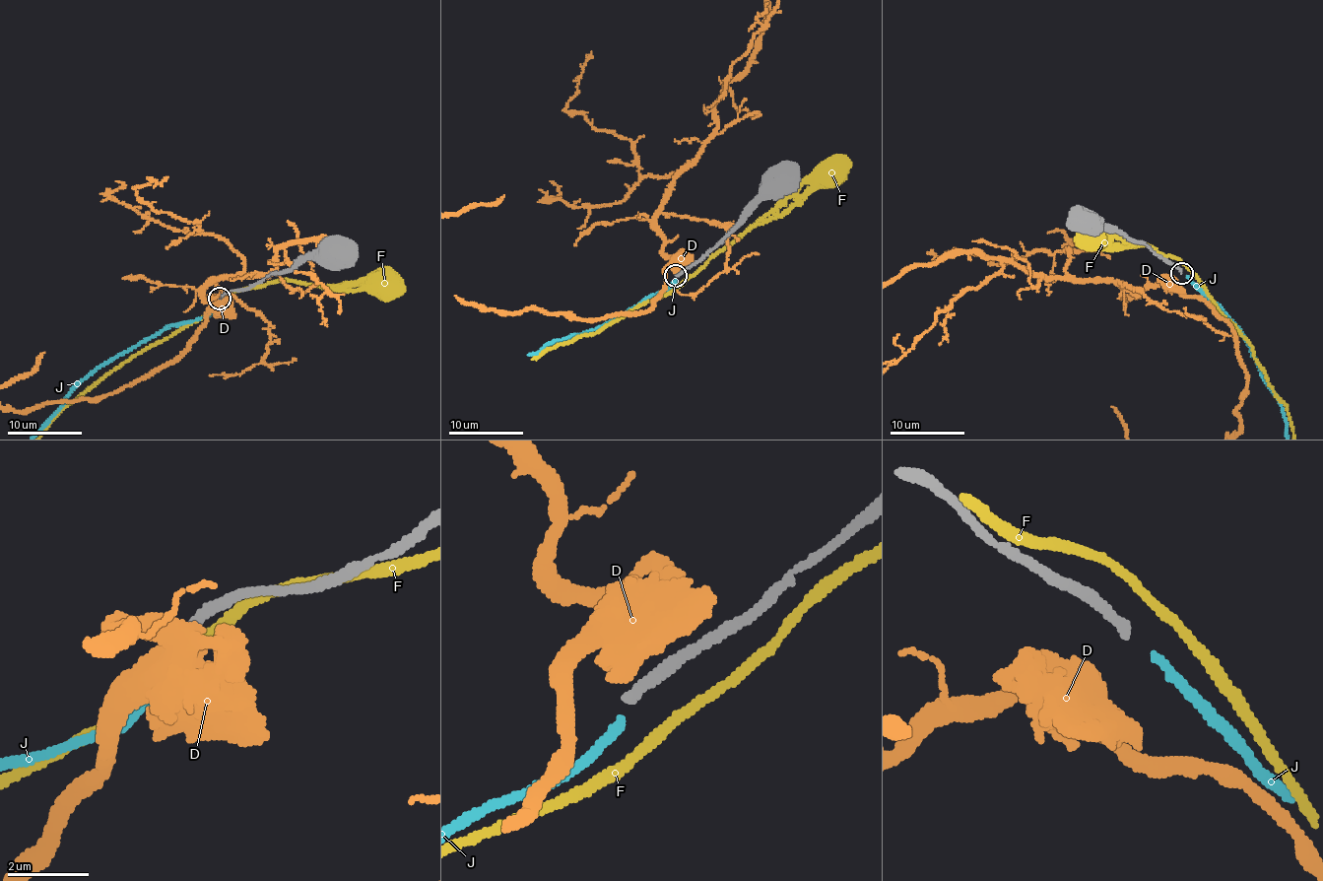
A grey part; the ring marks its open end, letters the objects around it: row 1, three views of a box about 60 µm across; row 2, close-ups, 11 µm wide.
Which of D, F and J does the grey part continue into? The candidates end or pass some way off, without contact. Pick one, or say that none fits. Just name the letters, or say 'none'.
J

